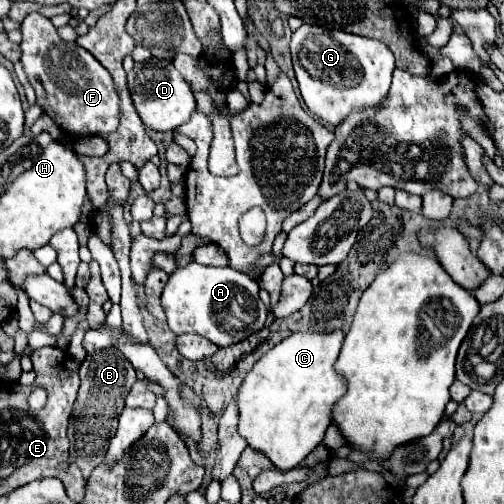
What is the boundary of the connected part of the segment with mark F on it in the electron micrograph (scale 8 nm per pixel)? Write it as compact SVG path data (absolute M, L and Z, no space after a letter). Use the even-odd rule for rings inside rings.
M28 14L20 24L22 30L22 58L20 64L36 92L38 106L50 116L56 126L72 138L92 138L112 134L118 128L120 106L108 70L82 46L66 44L54 24L42 14Z

